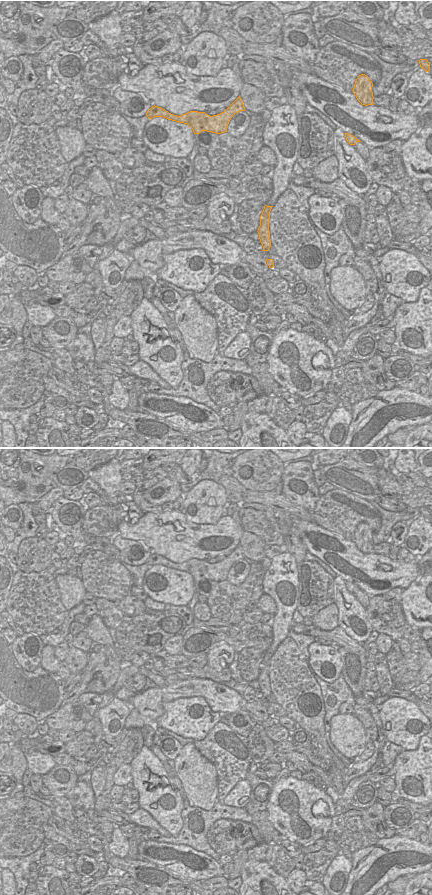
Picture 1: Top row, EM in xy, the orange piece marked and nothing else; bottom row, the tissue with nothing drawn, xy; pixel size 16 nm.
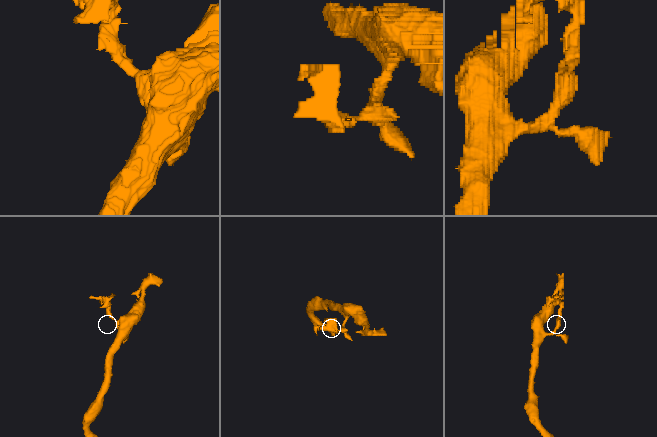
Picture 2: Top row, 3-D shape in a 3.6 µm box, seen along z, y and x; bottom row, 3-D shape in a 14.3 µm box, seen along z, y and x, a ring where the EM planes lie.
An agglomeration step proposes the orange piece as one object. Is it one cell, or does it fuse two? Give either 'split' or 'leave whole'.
leave whole

